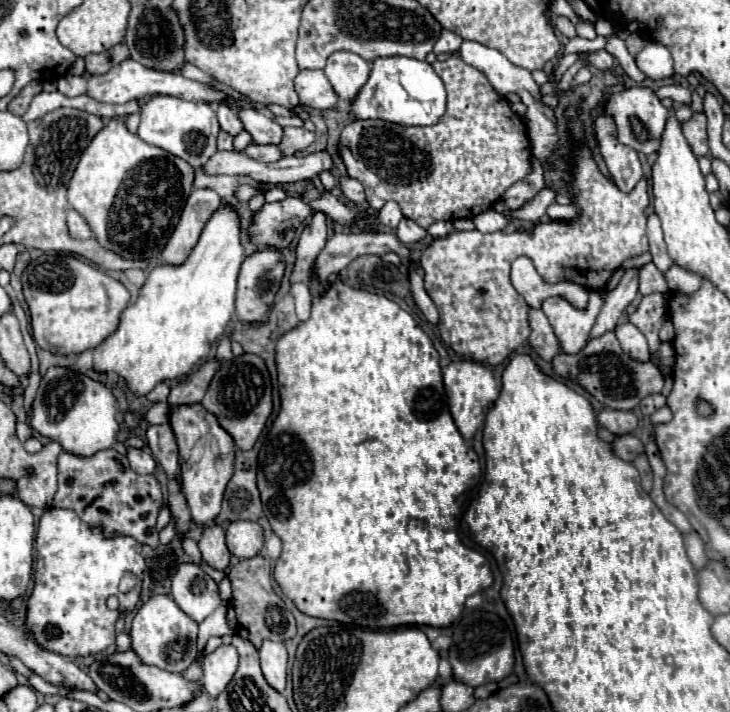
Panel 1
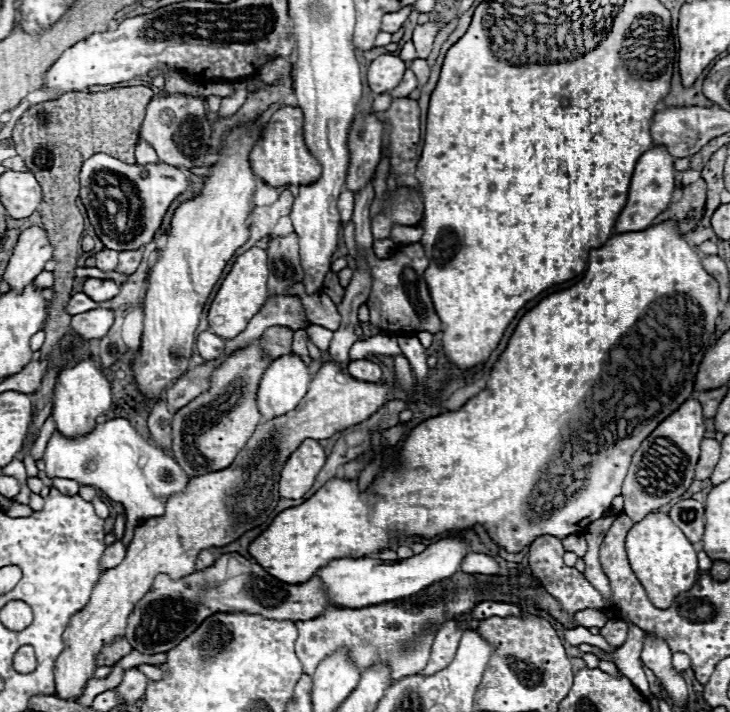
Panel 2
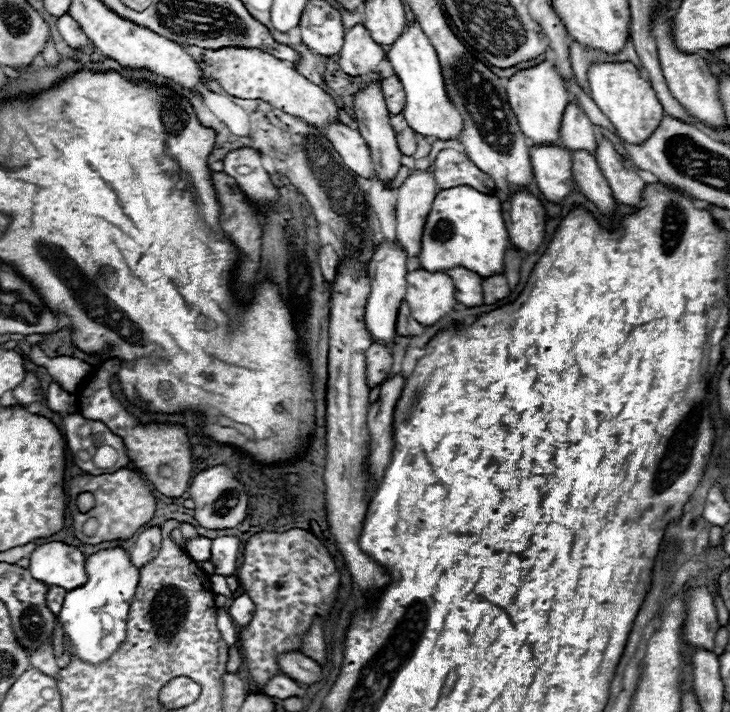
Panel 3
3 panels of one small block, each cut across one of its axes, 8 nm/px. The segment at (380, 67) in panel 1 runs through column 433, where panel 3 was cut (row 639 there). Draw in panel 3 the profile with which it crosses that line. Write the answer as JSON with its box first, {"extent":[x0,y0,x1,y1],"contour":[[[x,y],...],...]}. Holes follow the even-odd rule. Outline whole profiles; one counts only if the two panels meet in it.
{"extent":[58,548,140,666],"contour":[[[108,548],[88,556],[86,576],[88,584],[84,584],[84,588],[76,588],[76,592],[68,592],[68,596],[64,598],[58,620],[72,644],[74,654],[82,662],[98,666],[106,662],[126,640],[128,608],[140,576],[128,558],[128,552],[124,552],[122,548]]]}

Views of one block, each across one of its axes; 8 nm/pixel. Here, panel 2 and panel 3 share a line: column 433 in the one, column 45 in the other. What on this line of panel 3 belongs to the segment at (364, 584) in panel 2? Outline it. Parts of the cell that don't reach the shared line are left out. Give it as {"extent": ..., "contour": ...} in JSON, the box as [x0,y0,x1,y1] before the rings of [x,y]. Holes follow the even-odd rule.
{"extent":[28,542,86,590],"contour":[[[48,542],[32,552],[28,570],[32,578],[44,582],[46,586],[74,590],[86,582],[84,562],[86,556],[78,548],[64,542]]]}

